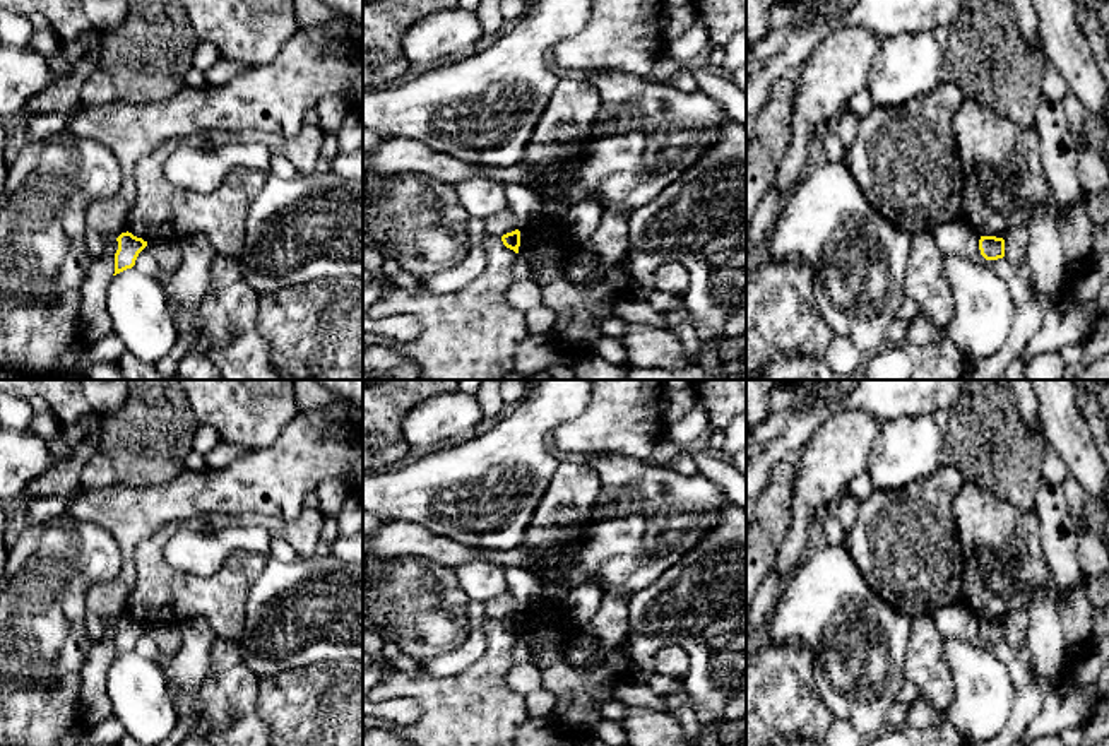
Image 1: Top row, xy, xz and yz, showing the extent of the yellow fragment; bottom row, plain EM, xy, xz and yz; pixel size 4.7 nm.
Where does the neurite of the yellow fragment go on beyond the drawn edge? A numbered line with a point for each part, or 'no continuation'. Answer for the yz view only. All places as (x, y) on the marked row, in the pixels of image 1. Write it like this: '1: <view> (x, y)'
no continuation

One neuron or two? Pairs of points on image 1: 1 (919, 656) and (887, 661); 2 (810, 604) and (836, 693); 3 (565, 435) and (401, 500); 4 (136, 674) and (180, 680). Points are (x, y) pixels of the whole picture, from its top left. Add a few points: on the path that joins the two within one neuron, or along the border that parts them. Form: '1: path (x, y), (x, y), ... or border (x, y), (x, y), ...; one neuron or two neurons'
1: border (913, 620), (904, 680); two neurons
2: path (832, 627), (836, 630), (836, 671); one neuron
3: border (586, 408), (551, 432); two neurons
4: border (160, 668), (170, 693); two neurons

